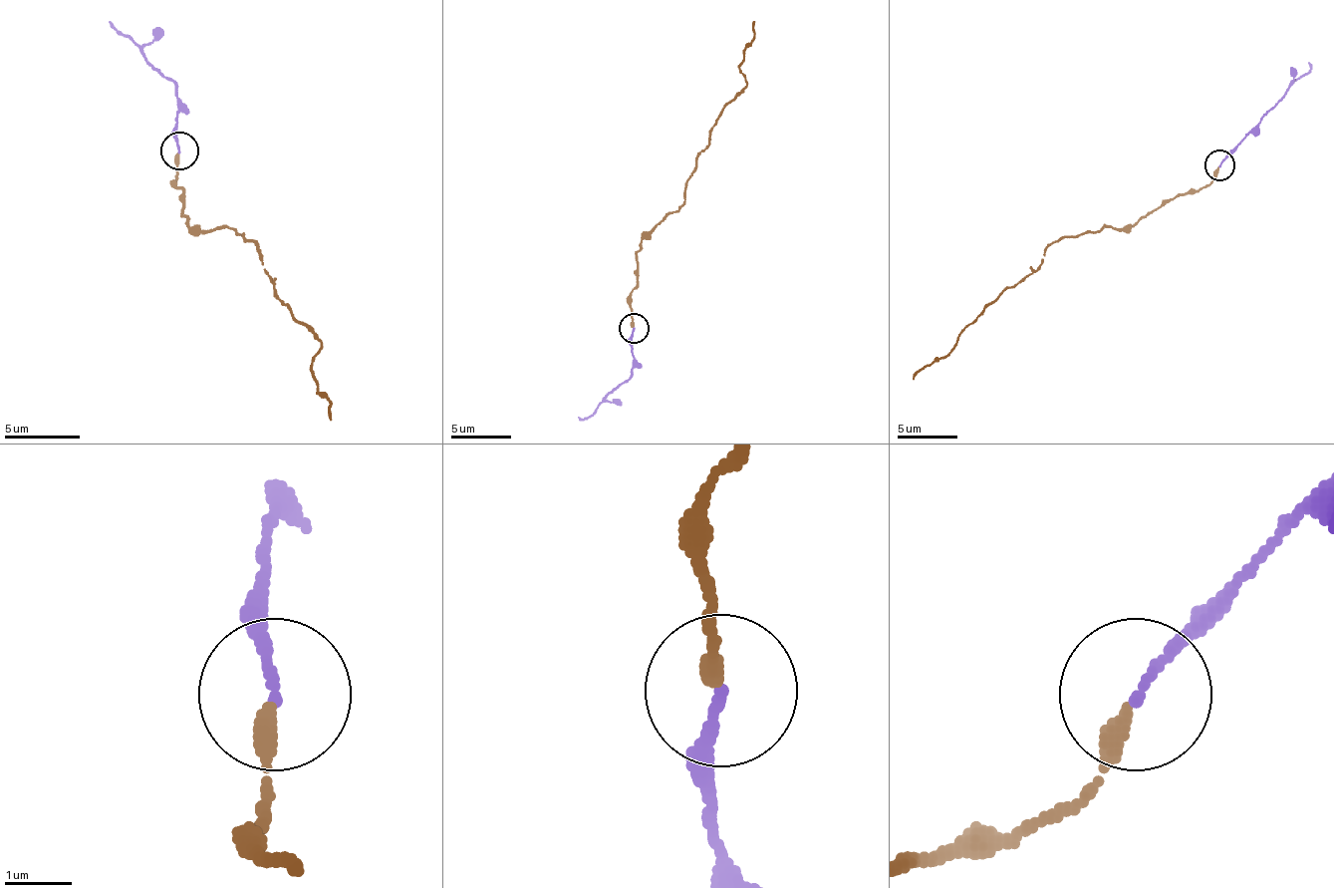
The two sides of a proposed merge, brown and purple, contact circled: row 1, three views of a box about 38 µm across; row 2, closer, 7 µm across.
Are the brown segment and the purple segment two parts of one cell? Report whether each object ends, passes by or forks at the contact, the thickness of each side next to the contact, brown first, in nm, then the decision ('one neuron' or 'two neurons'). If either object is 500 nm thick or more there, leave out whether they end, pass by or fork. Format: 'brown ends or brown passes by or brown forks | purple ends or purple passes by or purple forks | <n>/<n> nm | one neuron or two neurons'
brown ends | purple ends | 280/130 nm | one neuron

